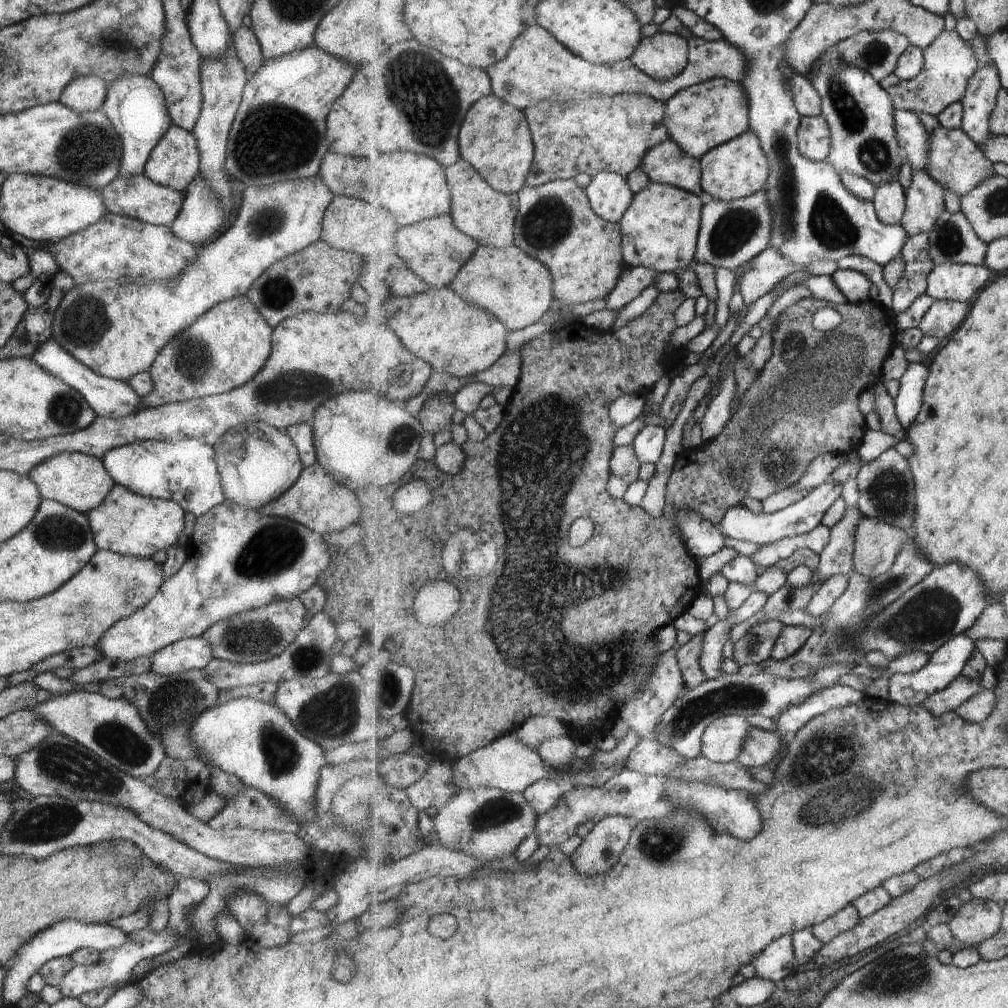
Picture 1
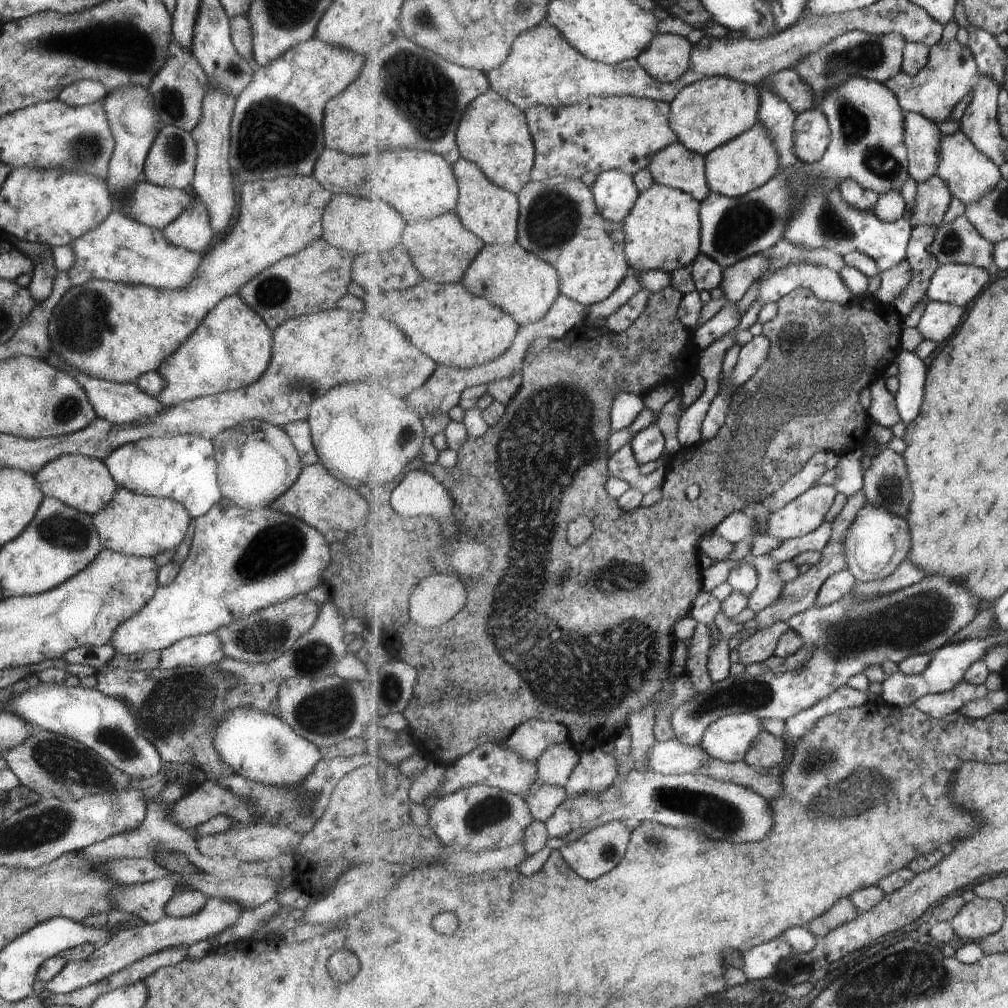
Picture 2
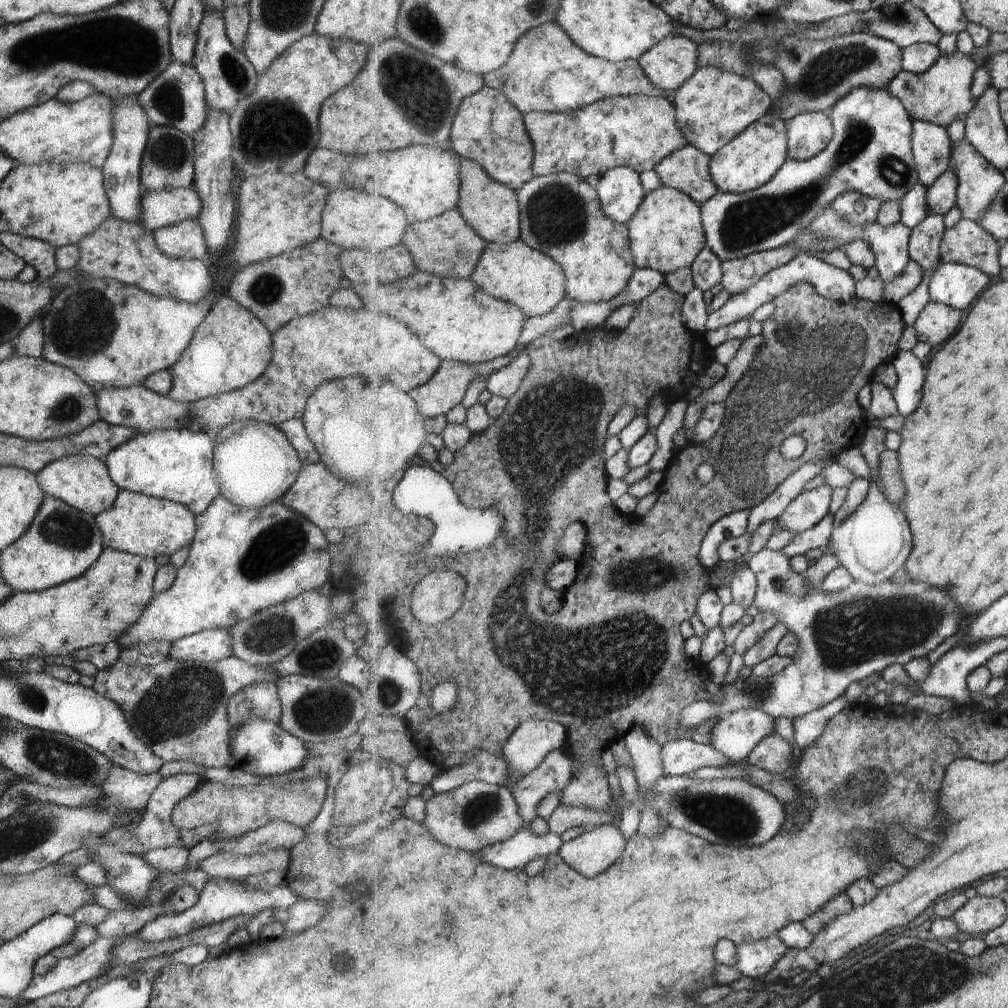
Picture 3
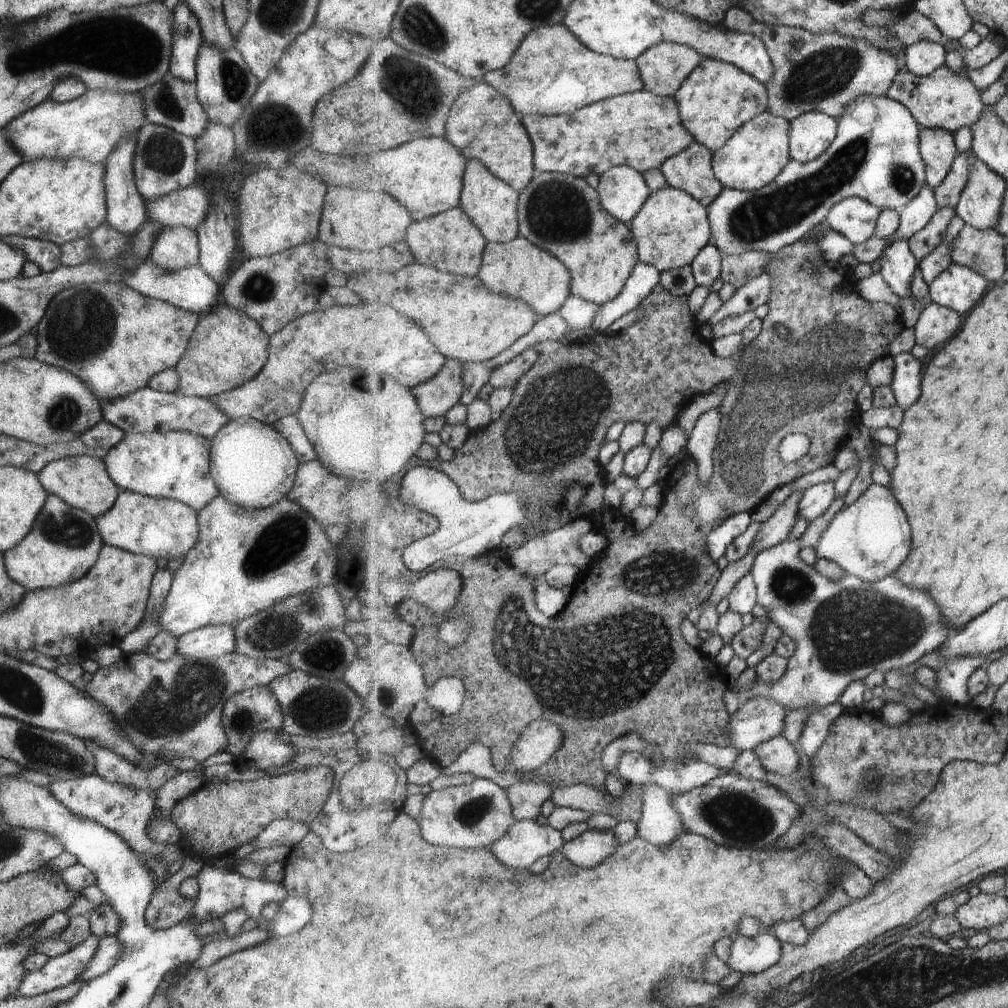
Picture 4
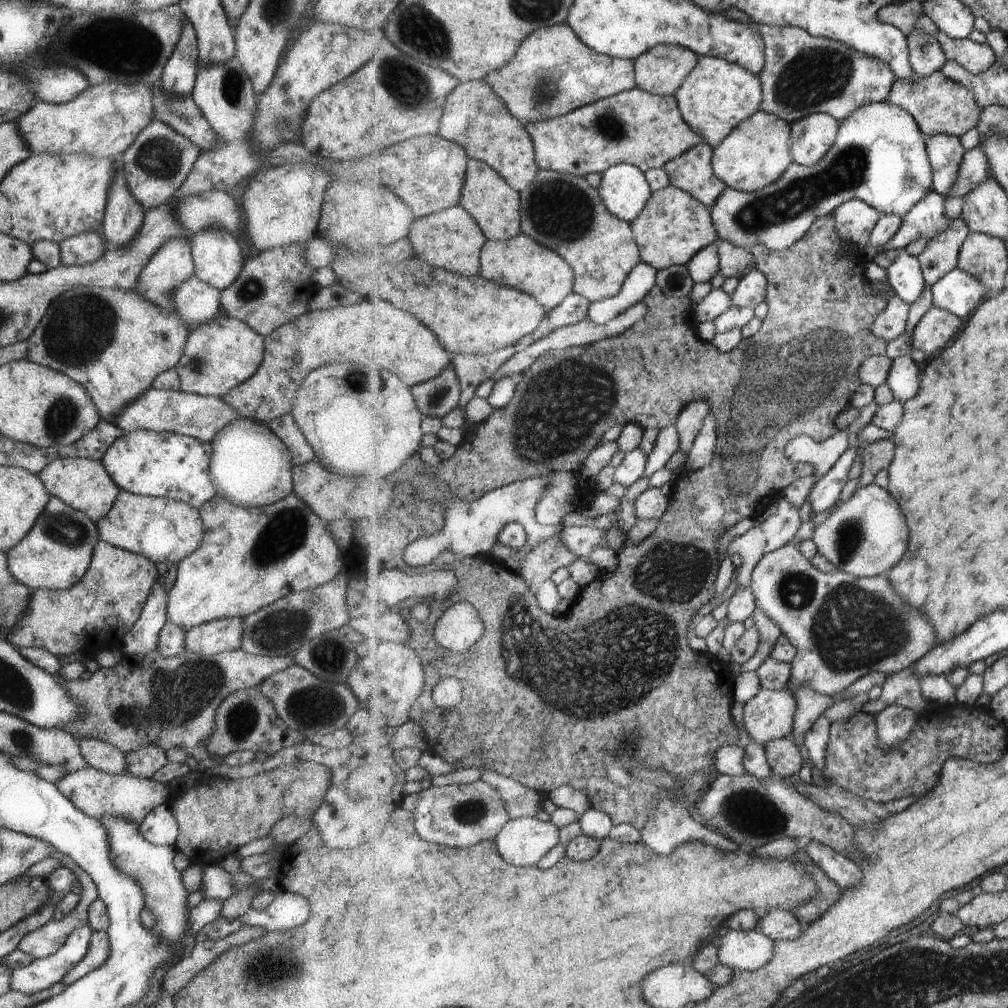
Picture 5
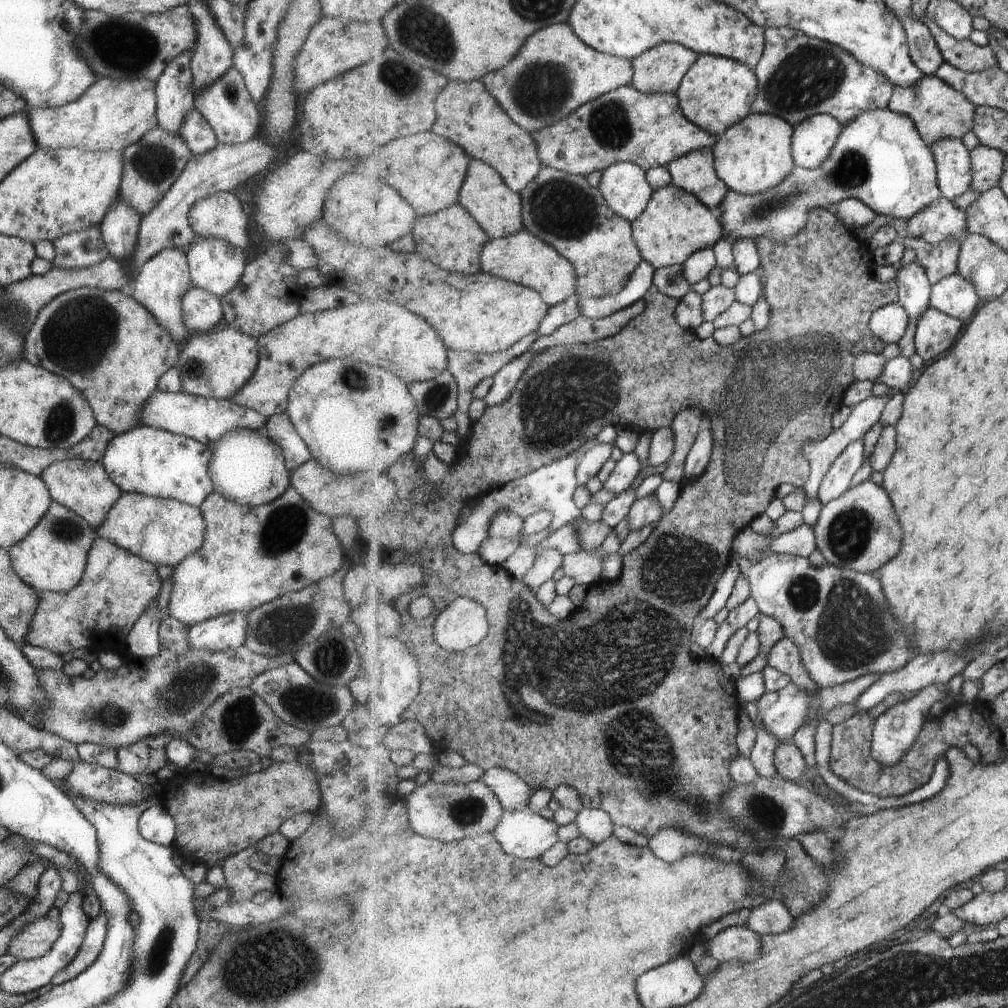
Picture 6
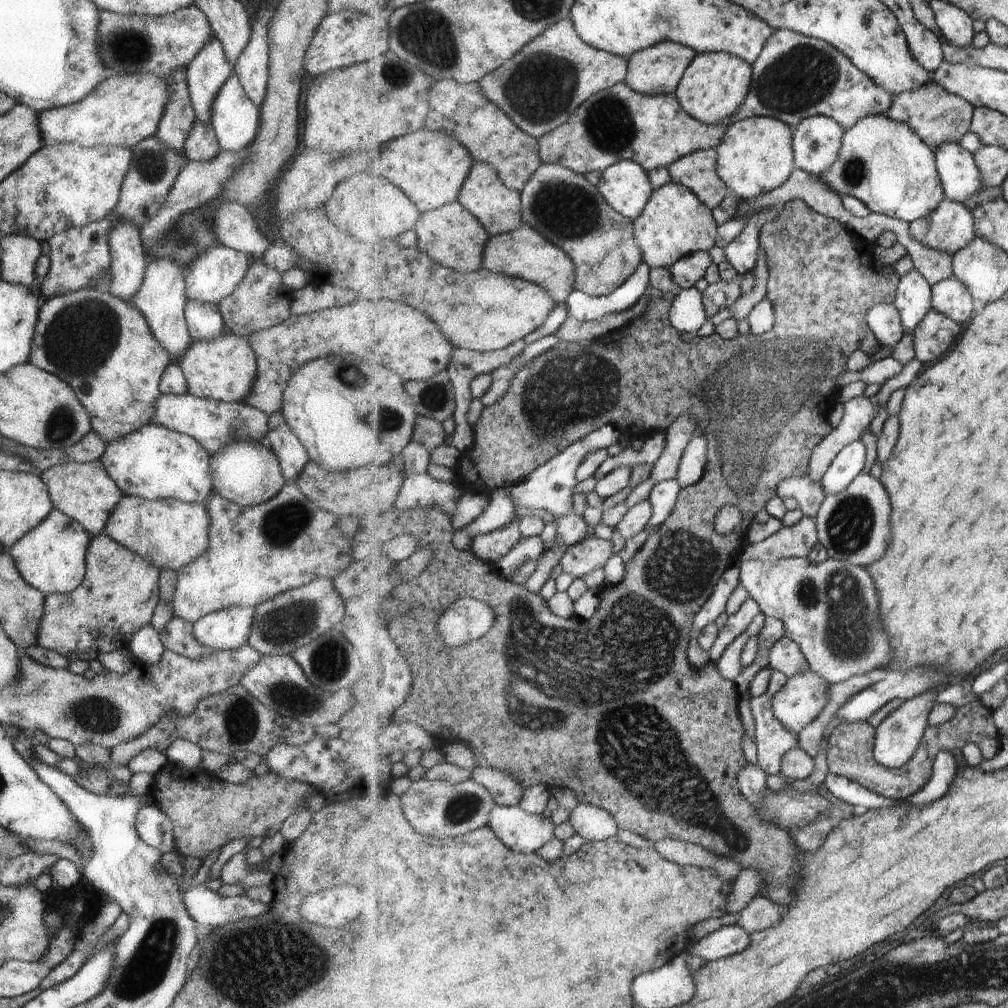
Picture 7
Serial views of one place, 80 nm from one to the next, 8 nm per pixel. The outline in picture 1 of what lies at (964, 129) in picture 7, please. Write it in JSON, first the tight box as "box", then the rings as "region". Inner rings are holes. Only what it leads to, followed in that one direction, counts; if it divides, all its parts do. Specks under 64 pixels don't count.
{"box":[880,31,980,116],"region":[[[944,31],[930,47],[924,49],[925,68],[913,80],[901,81],[885,77],[880,80],[883,88],[890,94],[893,104],[899,110],[927,113],[937,116],[953,102],[961,101],[968,88],[969,79],[980,67],[976,52],[969,41],[963,40],[957,31]]]}

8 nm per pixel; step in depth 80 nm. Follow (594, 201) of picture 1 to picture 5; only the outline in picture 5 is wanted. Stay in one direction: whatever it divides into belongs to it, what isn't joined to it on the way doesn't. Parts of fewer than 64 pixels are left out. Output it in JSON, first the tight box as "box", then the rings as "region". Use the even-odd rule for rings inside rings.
{"box":[598,163,653,223],"region":[[[627,163],[609,167],[598,188],[609,212],[628,223],[637,220],[653,194],[645,173]]]}

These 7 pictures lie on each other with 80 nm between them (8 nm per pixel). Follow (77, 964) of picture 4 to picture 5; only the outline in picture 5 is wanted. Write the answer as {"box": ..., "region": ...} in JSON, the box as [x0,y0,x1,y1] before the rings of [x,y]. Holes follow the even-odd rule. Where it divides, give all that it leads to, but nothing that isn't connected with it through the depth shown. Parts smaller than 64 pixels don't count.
{"box":[10,922,91,995],"region":[[[86,922],[73,929],[53,954],[37,957],[31,964],[13,969],[10,974],[10,990],[32,995],[59,982],[87,952],[91,933]]]}

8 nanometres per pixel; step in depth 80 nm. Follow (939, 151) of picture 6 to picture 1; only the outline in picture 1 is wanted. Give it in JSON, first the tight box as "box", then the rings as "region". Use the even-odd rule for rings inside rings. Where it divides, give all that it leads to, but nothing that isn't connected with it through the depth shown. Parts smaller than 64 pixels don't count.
{"box":[896,108,931,171],"region":[[[896,108],[896,133],[913,171],[925,171],[931,163],[931,132],[921,122],[918,114]]]}

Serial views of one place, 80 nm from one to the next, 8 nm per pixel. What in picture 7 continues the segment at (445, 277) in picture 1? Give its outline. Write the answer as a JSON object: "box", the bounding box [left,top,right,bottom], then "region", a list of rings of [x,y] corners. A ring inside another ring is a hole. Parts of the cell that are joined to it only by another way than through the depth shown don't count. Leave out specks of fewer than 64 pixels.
{"box":[414,200,491,272],"region":[[[457,200],[423,213],[414,230],[417,232],[418,248],[427,252],[438,264],[459,272],[478,272],[484,268],[485,250],[491,238],[488,229]]]}

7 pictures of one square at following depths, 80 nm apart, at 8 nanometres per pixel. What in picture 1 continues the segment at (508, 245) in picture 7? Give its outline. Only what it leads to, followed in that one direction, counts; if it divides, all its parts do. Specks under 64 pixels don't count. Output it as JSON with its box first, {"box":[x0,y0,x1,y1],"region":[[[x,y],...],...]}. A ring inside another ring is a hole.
{"box":[447,245,555,331],"region":[[[480,245],[469,262],[460,270],[459,276],[447,286],[459,293],[469,304],[485,309],[508,326],[511,331],[518,331],[538,323],[555,300],[553,273],[540,261],[525,254],[517,245],[506,249]]]}

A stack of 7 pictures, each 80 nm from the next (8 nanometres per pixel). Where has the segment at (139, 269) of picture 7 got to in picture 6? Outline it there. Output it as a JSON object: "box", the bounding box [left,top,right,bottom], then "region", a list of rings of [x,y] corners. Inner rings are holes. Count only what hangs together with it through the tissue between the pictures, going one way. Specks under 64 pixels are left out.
{"box":[98,194,140,262],"region":[[[117,194],[117,198],[108,206],[98,226],[109,256],[115,257],[119,262],[130,259],[140,218],[140,214]]]}

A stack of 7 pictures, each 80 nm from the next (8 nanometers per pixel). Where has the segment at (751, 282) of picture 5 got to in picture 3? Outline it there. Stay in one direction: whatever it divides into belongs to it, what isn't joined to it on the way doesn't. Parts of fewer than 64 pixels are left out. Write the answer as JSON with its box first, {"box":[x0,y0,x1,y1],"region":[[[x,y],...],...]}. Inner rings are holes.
{"box":[705,253,858,334],"region":[[[799,253],[786,265],[780,266],[766,274],[754,287],[745,291],[742,295],[733,295],[731,300],[715,312],[708,315],[705,334],[709,331],[718,331],[720,328],[737,324],[743,319],[752,317],[752,314],[764,304],[771,303],[780,294],[785,294],[789,288],[799,283],[809,283],[815,290],[825,298],[849,304],[853,298],[858,296],[858,285],[854,278],[847,271],[841,270],[820,258],[814,257],[809,253]]]}

